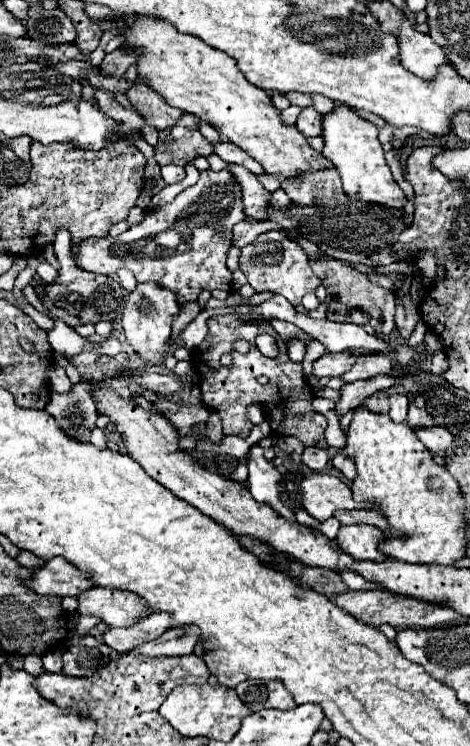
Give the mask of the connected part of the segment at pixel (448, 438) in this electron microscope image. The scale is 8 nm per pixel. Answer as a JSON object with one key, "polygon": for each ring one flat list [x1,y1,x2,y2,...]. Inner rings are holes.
{"polygon":[[438,424,434,426,418,426,414,428,418,440,434,454,434,456,444,456,448,452,452,452,452,446,454,446,454,436,446,430,446,428,440,428]]}

